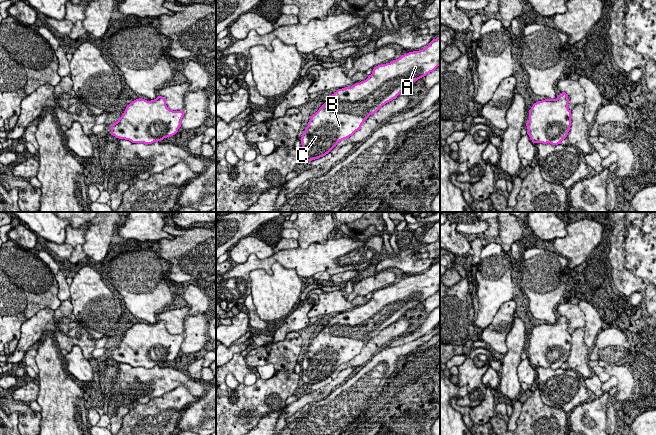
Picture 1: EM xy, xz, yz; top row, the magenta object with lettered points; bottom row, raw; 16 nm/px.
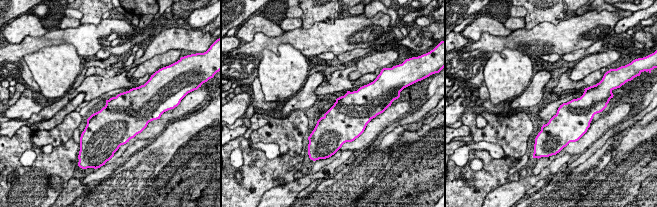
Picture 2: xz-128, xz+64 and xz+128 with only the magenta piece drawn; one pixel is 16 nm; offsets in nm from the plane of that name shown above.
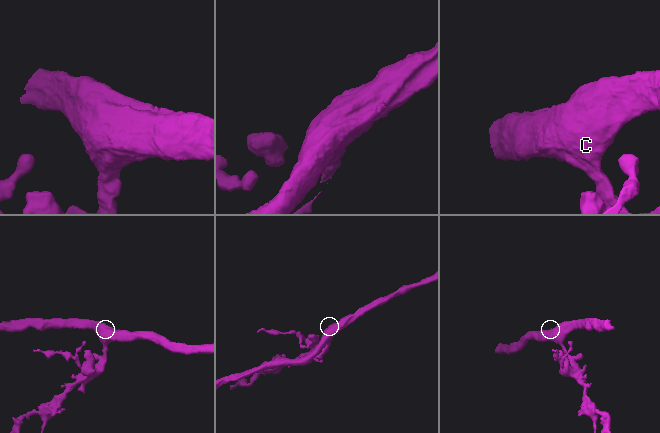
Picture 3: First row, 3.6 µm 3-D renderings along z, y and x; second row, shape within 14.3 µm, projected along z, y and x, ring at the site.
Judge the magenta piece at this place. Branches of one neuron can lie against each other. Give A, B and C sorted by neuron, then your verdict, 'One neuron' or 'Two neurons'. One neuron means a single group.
Groups: A B C. One neuron

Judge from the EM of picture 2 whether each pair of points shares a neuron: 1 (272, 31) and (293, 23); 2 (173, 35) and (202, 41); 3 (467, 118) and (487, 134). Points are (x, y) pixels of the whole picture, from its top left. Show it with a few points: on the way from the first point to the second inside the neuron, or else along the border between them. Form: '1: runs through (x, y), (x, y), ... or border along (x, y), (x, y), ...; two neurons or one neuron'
1: border along (279, 26), (284, 31); two neurons
2: runs through (180, 39), (195, 40); one neuron
3: runs through (471, 123), (478, 131), (482, 131); one neuron

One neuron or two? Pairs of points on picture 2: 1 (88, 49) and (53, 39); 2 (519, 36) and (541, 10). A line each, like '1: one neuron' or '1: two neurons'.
1: one neuron
2: two neurons

